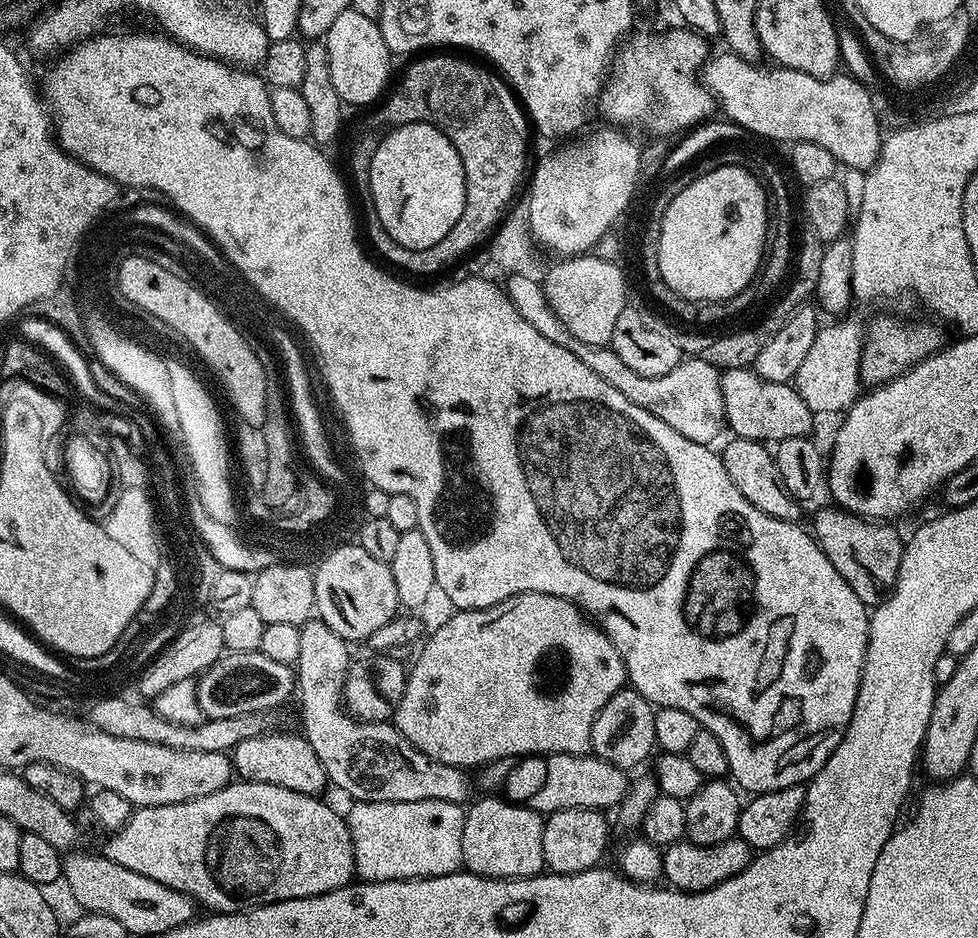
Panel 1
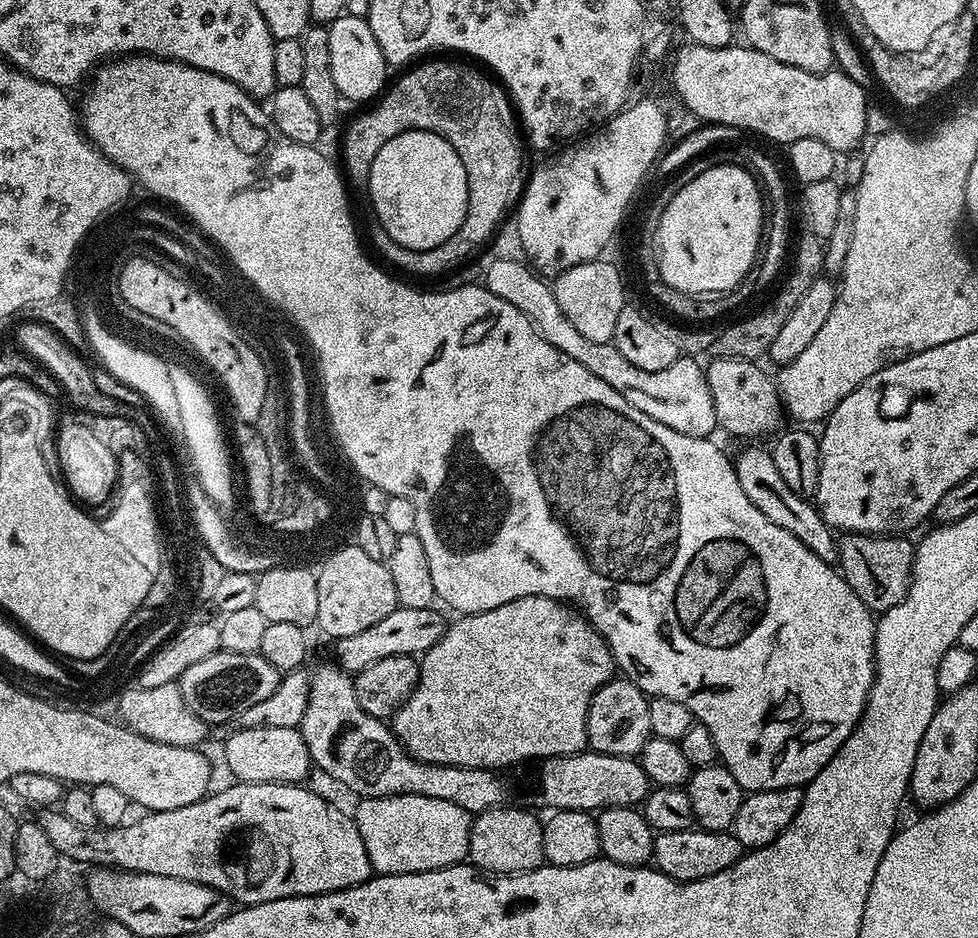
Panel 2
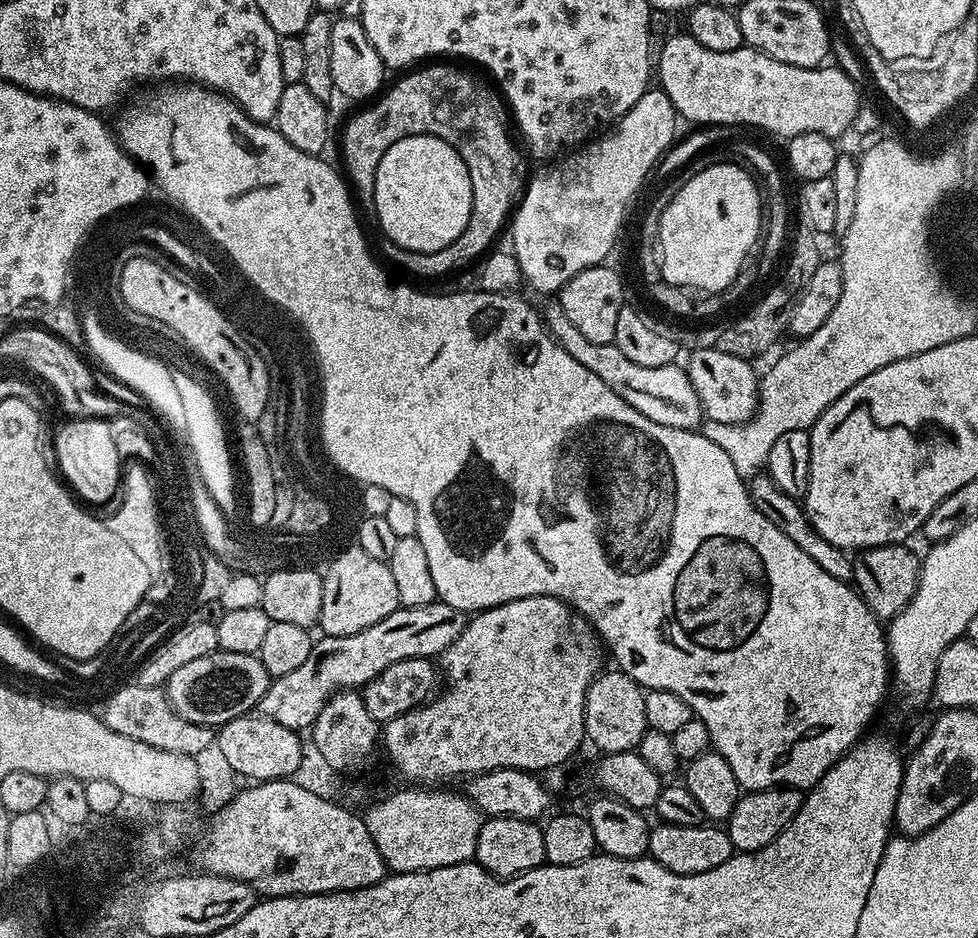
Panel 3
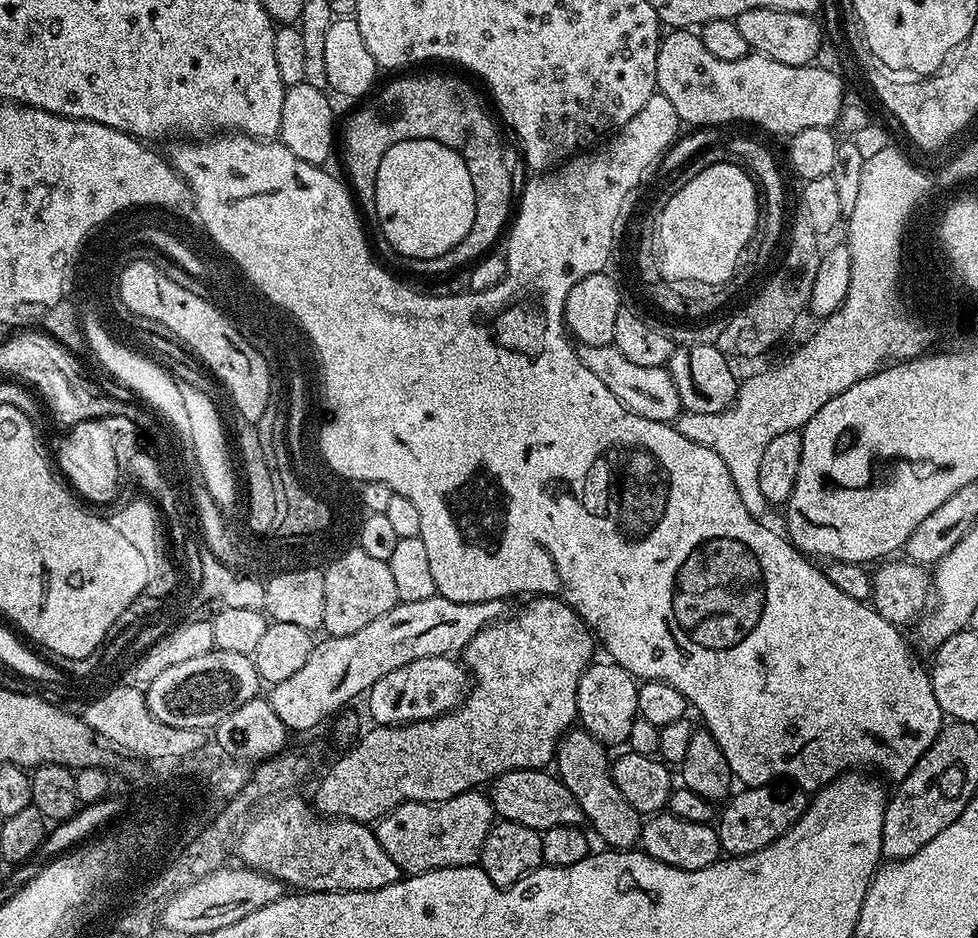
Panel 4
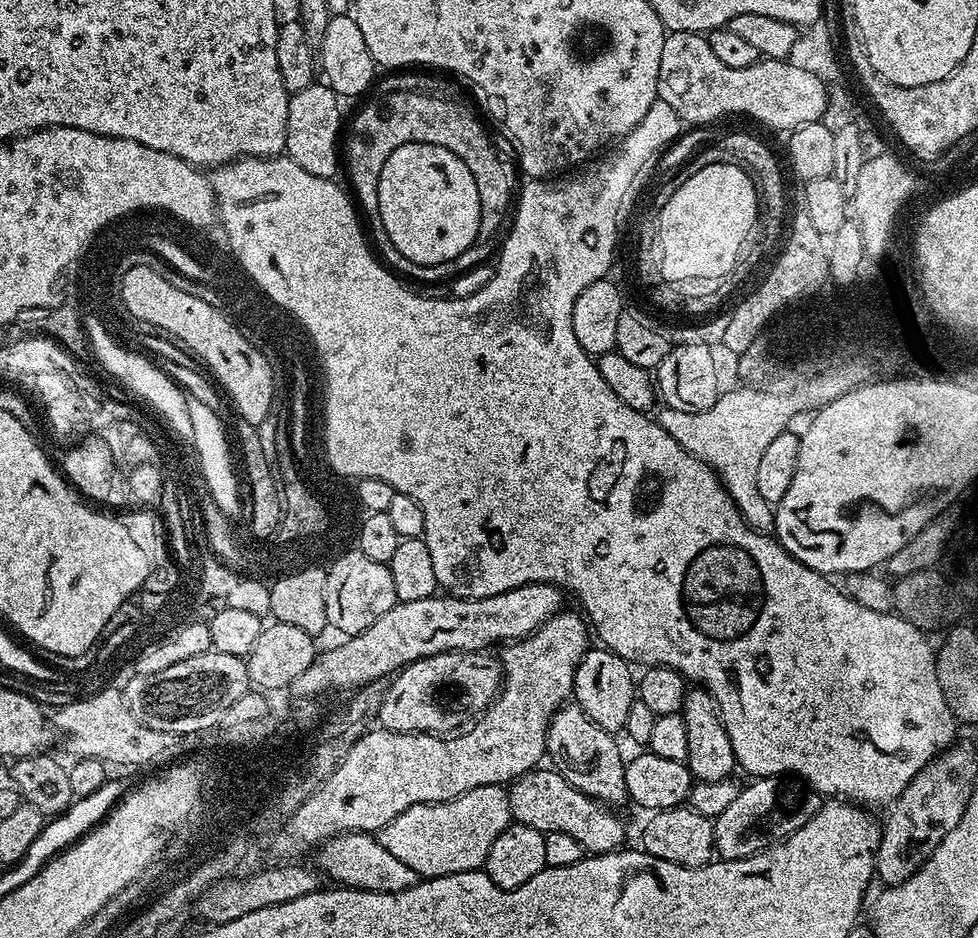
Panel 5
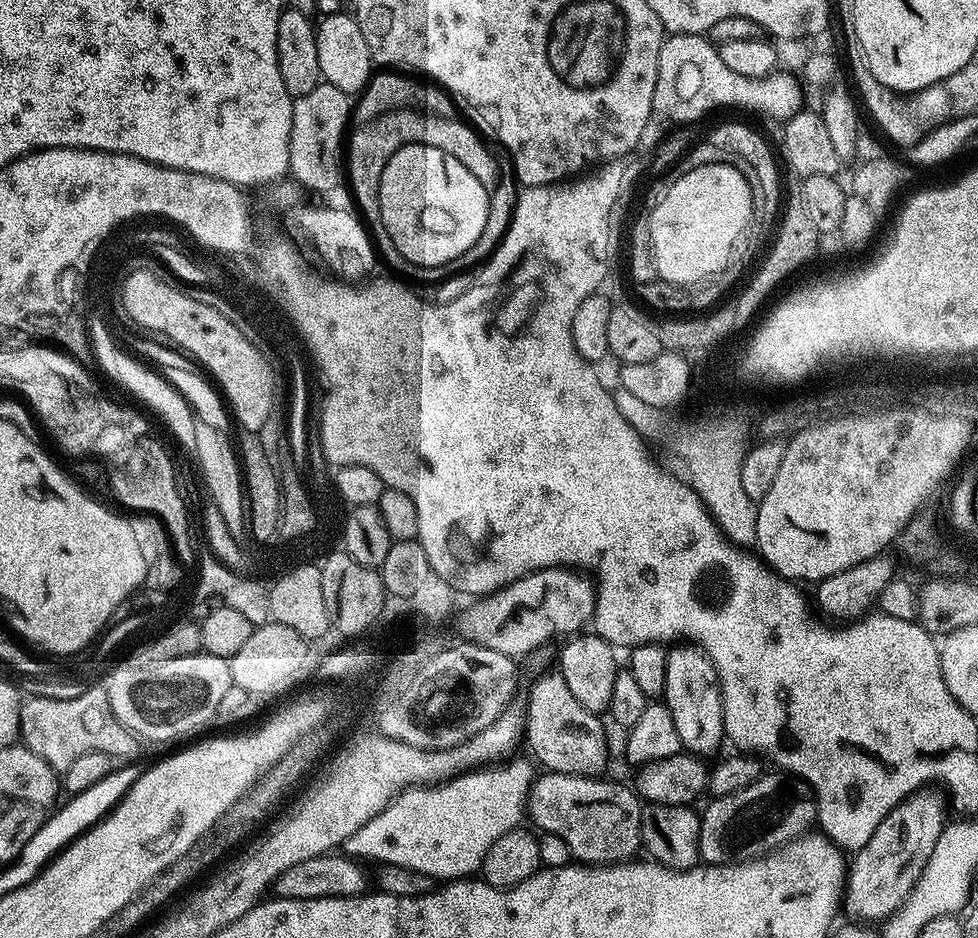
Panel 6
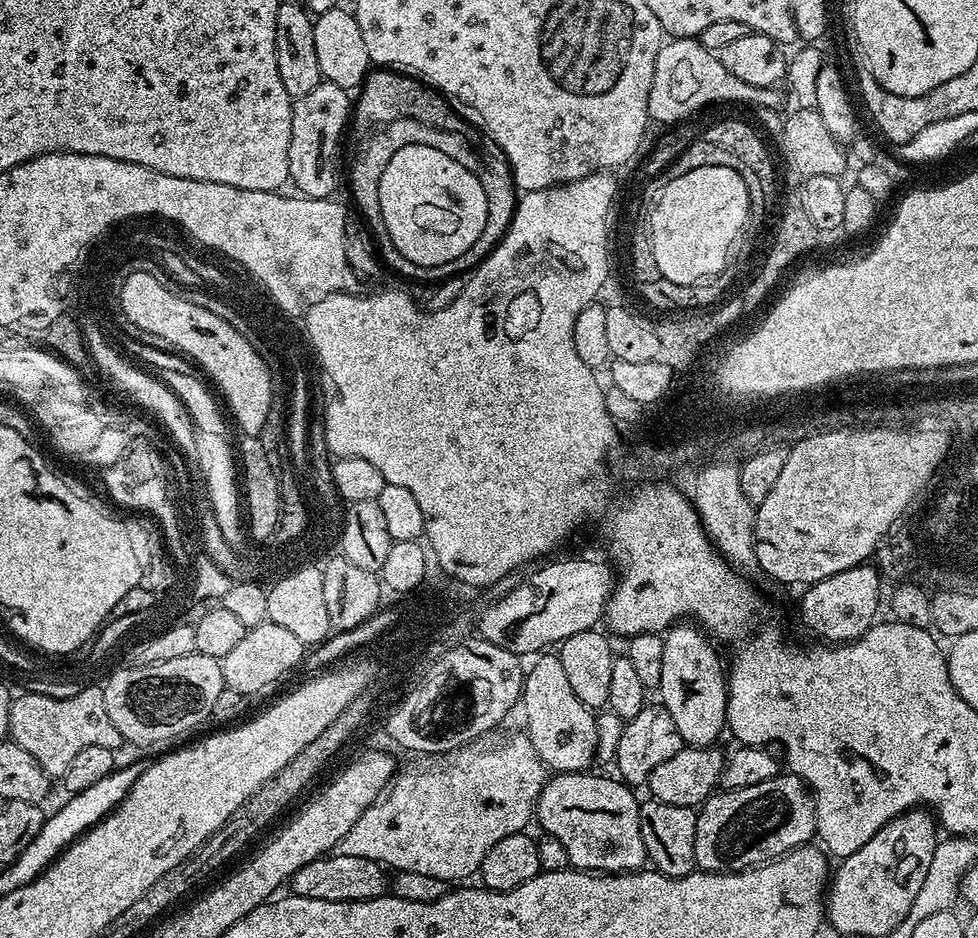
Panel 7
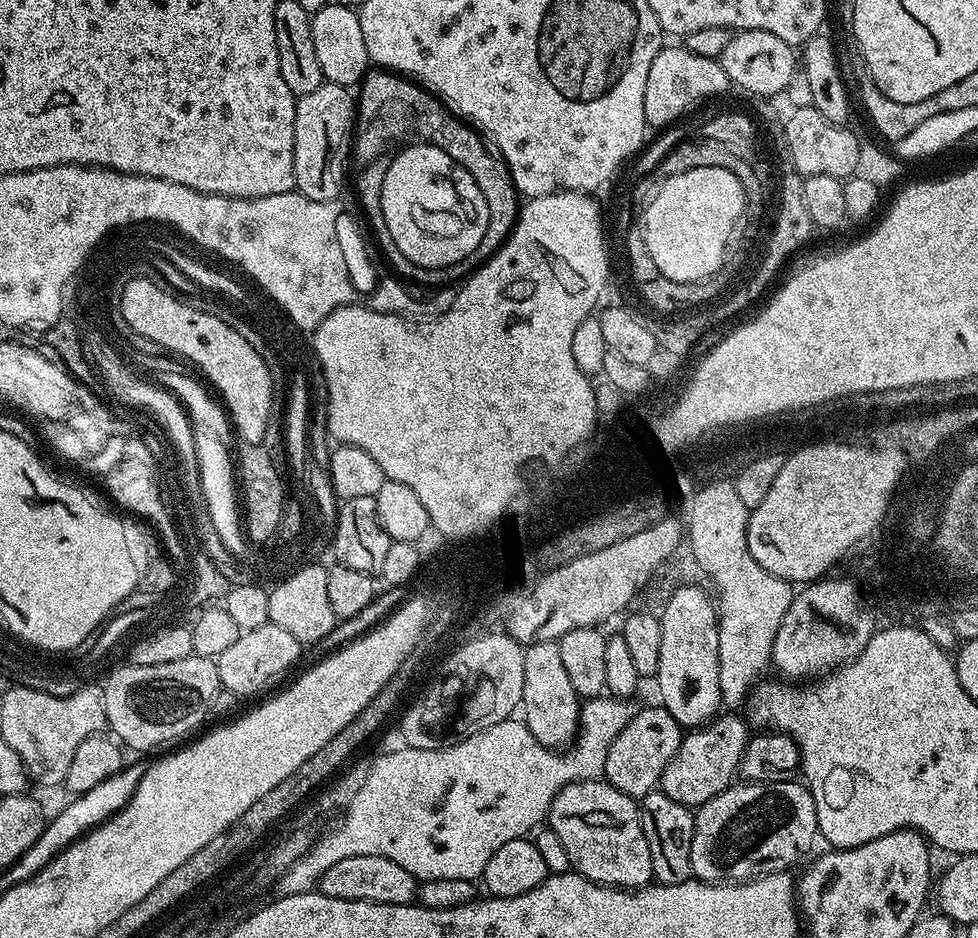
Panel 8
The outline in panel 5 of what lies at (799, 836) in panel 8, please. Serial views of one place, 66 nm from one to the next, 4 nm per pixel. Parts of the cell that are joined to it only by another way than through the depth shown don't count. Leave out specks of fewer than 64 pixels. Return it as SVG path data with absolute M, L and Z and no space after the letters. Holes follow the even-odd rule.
M765 776L748 783L752 784L744 784L734 802L714 819L712 847L719 859L741 860L753 856L773 843L774 838L783 837L803 826L810 815L809 809L800 808L801 785L795 779Z

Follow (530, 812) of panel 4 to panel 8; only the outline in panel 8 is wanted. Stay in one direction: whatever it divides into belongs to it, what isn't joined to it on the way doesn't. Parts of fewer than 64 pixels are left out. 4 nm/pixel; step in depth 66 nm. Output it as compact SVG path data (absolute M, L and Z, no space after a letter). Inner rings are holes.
M603 778L575 780L554 798L547 827L566 846L572 868L595 884L635 890L653 883L650 846L640 821L640 805Z

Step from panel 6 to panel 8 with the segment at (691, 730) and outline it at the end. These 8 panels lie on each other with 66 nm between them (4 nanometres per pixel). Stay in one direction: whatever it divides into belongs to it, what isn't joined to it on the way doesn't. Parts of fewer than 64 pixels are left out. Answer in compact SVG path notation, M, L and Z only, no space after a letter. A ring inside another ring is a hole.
M684 584L668 596L660 616L662 658L654 683L660 687L659 703L679 722L681 729L695 730L716 719L722 708L720 699L720 643L718 608L696 584Z

